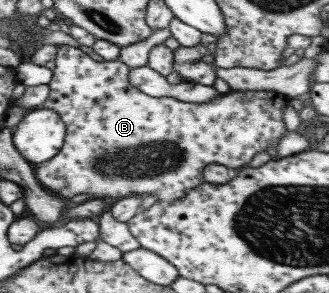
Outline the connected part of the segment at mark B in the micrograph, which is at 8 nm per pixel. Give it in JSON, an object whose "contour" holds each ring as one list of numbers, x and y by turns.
{"contour":[[58,47,53,63,48,96,40,107,57,112,66,130,57,155,33,168,39,185,60,198,86,193,89,199,102,197,108,202,131,195,155,195,157,200,173,201,203,183,202,171,207,164,245,166,255,153,269,146,275,148,285,131,281,113,287,96,282,93,228,91,211,101,194,104,173,97,149,97,130,84,124,63,95,61,75,47]]}

